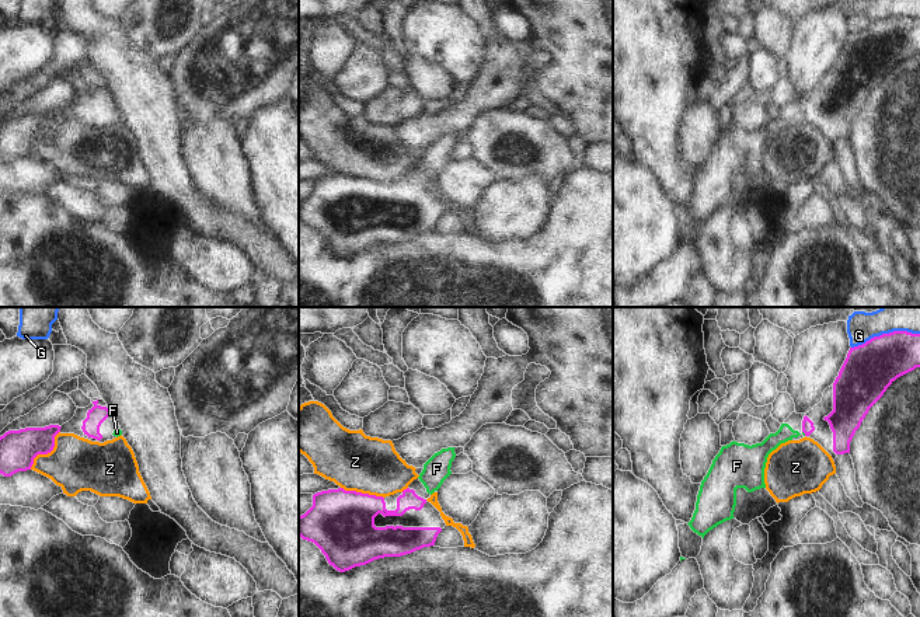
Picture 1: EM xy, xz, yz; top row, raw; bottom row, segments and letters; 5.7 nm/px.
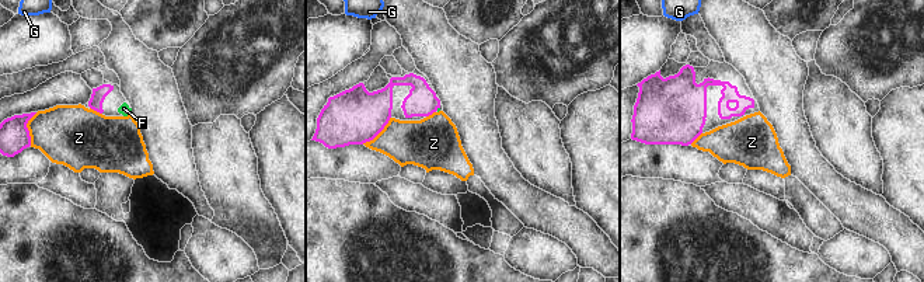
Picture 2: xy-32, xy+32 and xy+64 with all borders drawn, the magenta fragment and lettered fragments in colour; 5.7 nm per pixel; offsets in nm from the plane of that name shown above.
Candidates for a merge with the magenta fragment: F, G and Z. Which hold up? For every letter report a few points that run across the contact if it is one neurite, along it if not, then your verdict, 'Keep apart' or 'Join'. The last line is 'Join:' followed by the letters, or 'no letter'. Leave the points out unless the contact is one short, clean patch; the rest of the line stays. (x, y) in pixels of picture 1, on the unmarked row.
F: Line: yz (808, 114), (804, 118), (802, 118). Join
G: Keep apart
Z: Keep apart
Join: F

